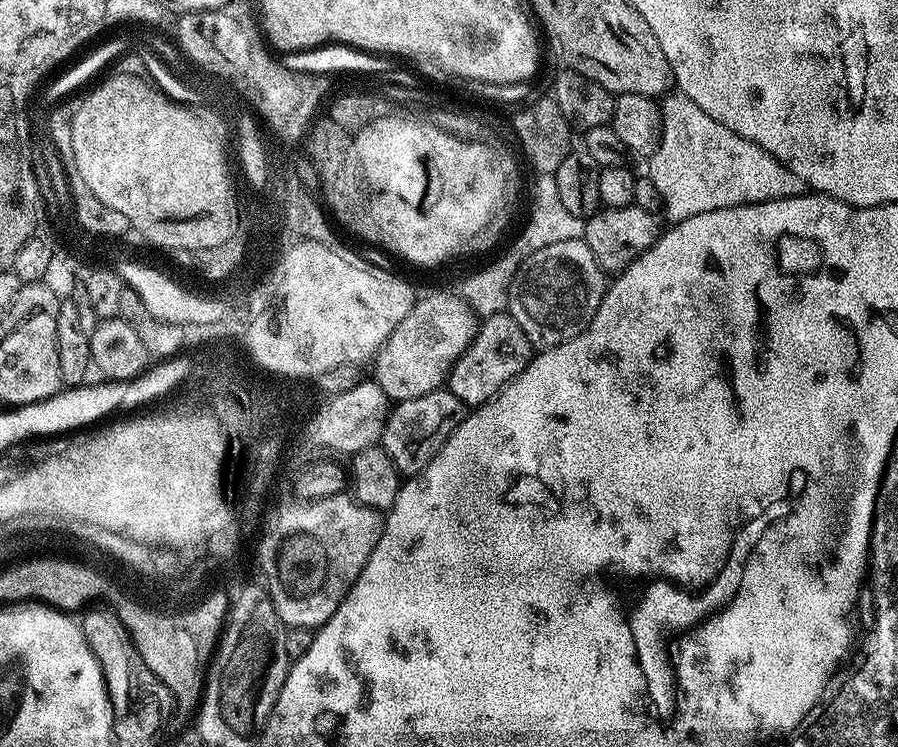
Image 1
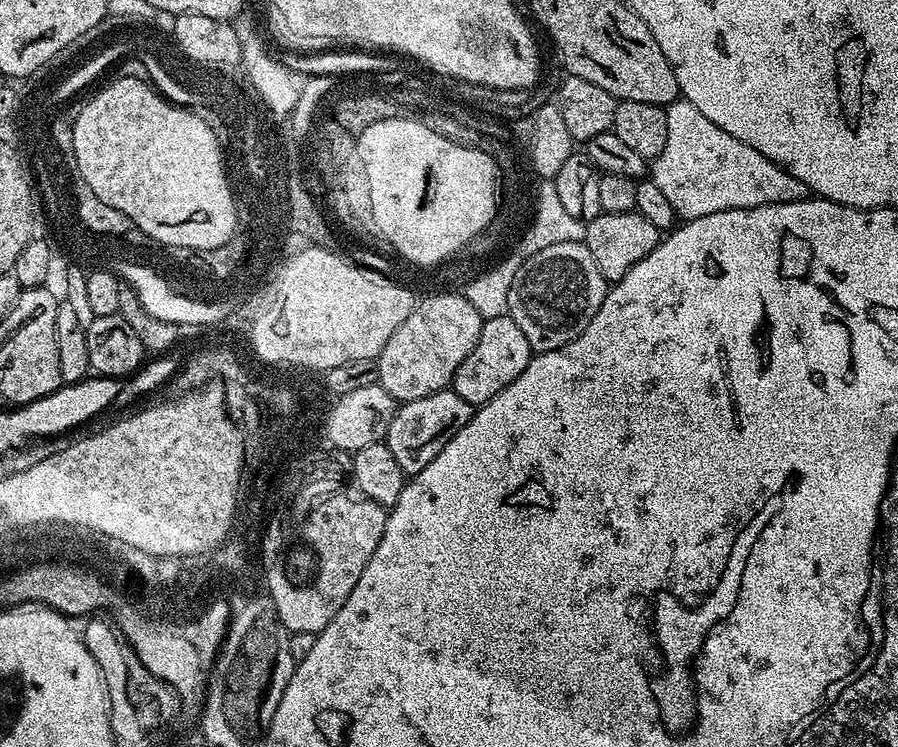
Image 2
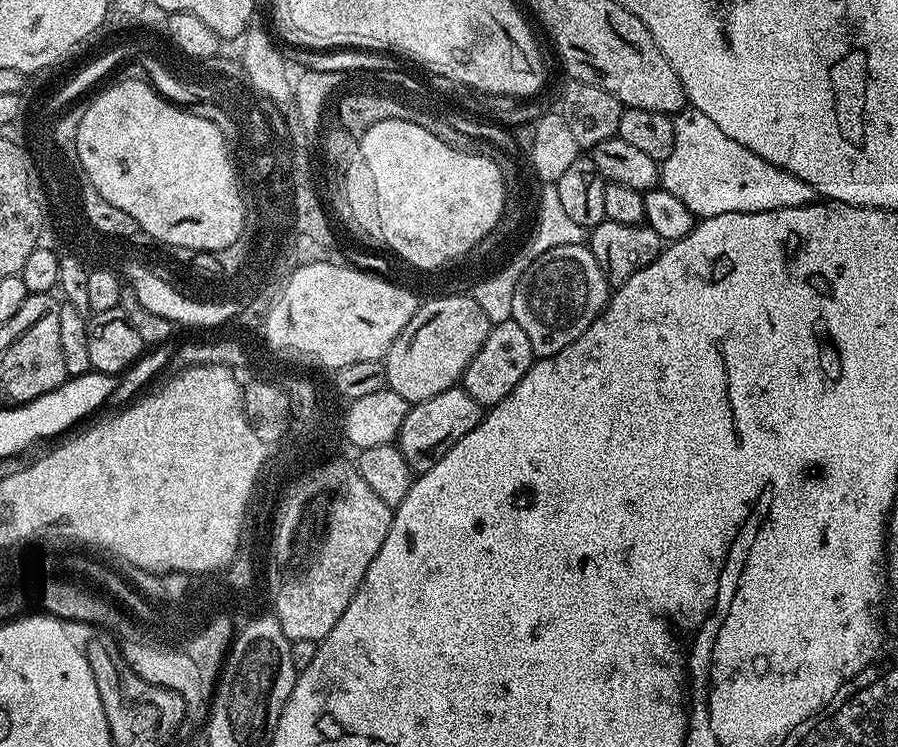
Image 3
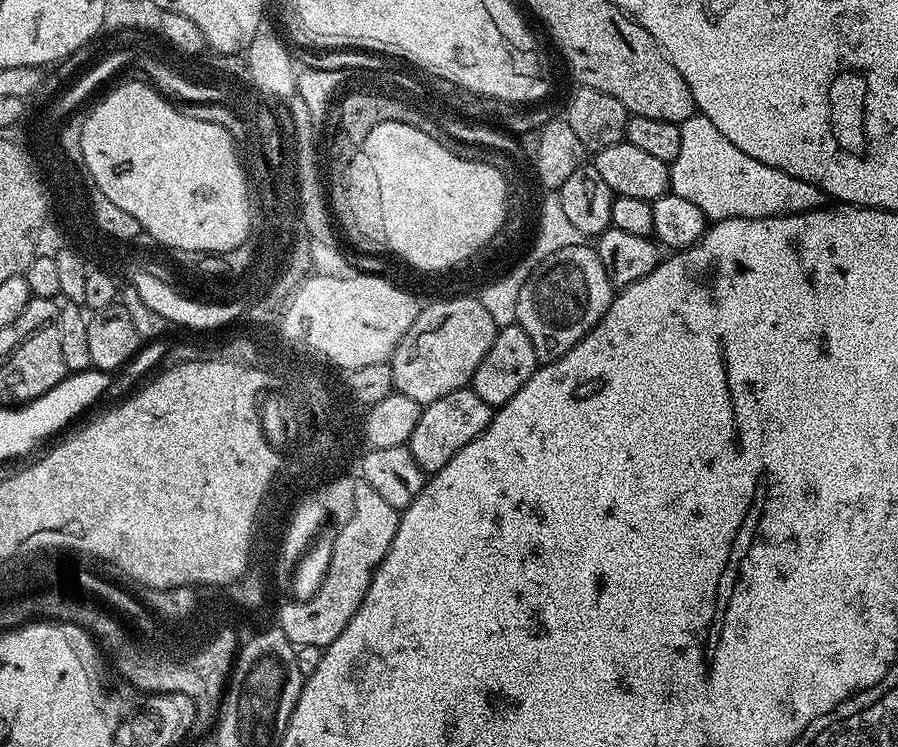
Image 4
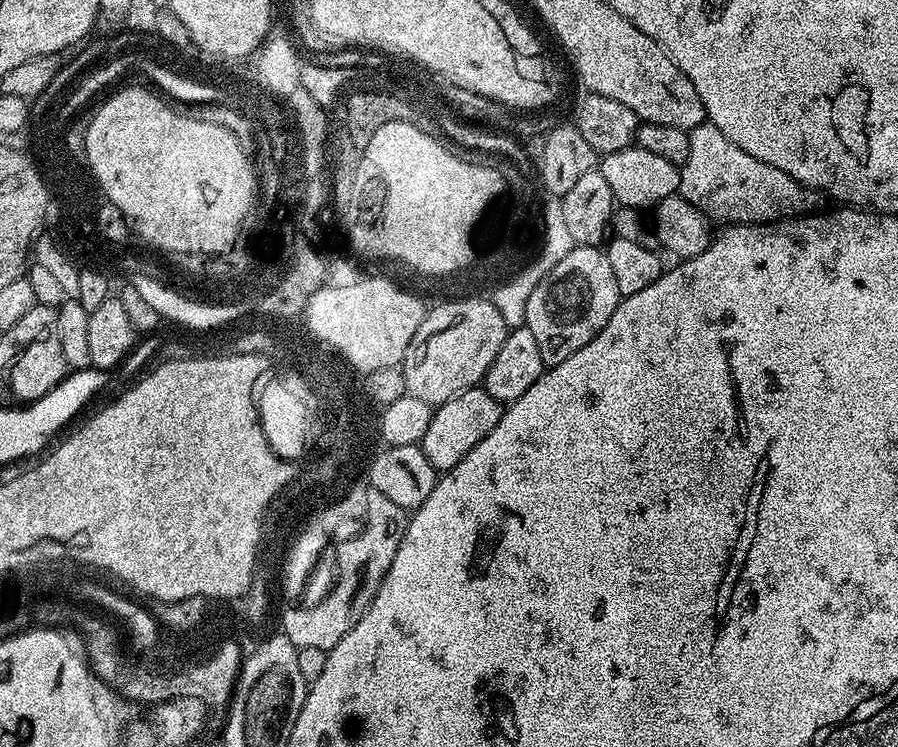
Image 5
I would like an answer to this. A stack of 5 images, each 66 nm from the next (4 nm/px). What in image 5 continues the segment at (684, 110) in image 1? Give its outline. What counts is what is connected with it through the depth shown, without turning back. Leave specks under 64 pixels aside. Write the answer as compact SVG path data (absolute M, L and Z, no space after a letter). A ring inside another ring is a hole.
M707 122L688 133L690 152L686 162L679 165L679 195L713 221L725 220L725 225L770 224L798 216L811 216L821 207L821 193L815 188L790 178L778 166L766 166L758 158L734 146L718 126Z

